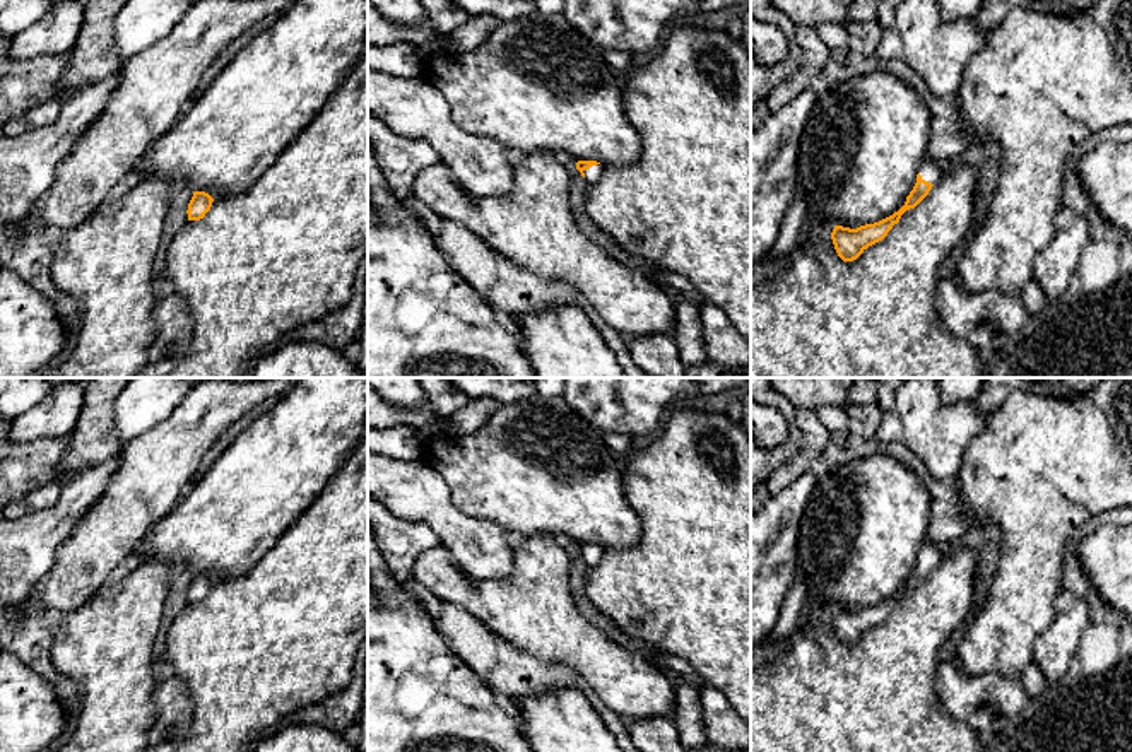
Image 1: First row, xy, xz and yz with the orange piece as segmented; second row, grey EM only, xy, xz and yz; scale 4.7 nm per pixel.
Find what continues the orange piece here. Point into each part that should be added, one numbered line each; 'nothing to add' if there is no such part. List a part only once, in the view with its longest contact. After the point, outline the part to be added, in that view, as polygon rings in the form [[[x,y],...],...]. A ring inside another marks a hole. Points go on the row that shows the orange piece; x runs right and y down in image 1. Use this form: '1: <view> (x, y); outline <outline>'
1: xz (592, 175); outline [[[597,164],[597,166],[592,166],[590,169],[585,169],[585,179],[593,185],[600,179],[602,173],[604,173],[605,166],[604,164]]]

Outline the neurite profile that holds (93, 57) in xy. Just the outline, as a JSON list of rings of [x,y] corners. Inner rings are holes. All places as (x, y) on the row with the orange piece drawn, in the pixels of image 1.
[[[85,0],[79,36],[70,50],[70,60],[62,73],[60,99],[65,101],[82,87],[99,82],[121,67],[113,31],[116,14],[128,0]]]

